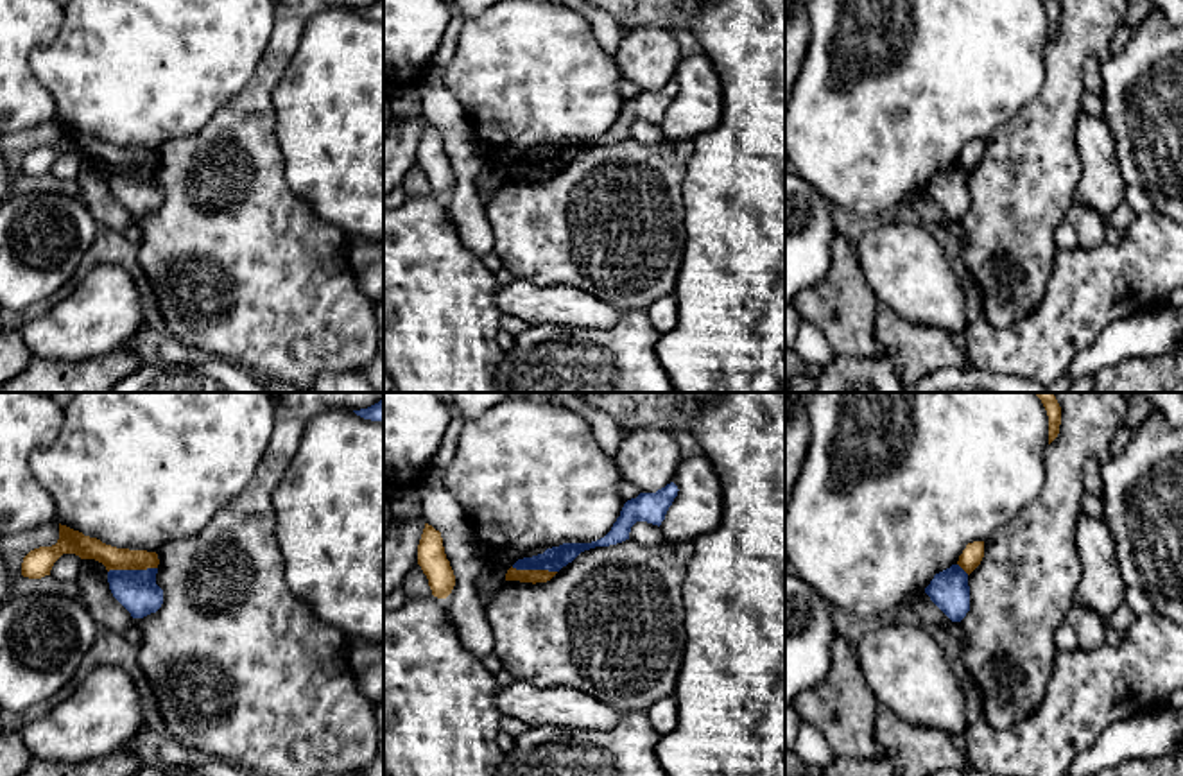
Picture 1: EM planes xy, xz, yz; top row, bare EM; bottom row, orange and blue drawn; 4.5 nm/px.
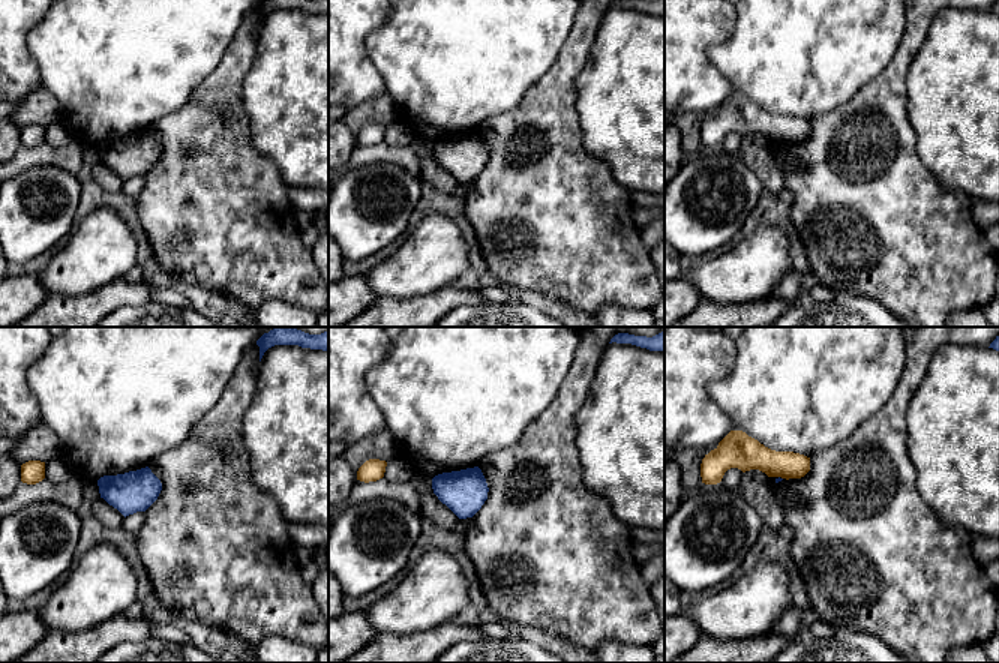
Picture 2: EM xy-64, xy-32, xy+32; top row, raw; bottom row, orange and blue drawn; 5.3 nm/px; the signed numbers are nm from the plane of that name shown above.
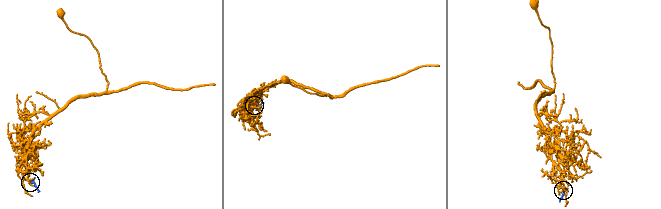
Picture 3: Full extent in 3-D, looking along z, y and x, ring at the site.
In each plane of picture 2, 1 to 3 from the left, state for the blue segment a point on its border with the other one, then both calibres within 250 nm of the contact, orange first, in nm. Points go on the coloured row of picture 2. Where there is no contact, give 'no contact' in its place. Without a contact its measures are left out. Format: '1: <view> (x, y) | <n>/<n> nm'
1: no contact
2: no contact
3: no contact

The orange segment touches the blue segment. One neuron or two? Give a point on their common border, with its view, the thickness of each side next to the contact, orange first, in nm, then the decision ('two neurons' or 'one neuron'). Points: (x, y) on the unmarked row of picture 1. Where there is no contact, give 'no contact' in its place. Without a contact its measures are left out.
xy (131, 167) | 100/190 nm | two neurons

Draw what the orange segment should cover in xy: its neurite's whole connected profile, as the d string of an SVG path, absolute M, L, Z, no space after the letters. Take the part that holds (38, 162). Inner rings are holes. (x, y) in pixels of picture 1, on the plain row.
M59 122L59 138L52 145L39 145L30 149L22 161L22 174L29 177L41 177L50 174L54 161L63 152L75 152L81 158L95 158L106 168L147 168L158 167L160 158L156 151L117 147L102 142L97 136L84 134Z

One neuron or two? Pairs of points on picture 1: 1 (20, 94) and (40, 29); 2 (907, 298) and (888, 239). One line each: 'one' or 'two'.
1: one
2: one

